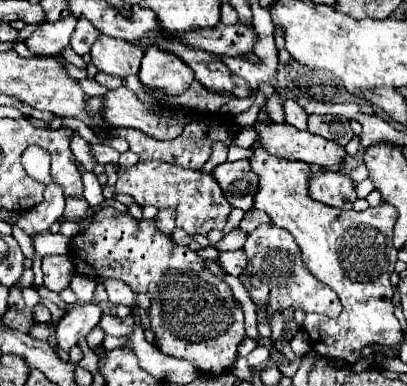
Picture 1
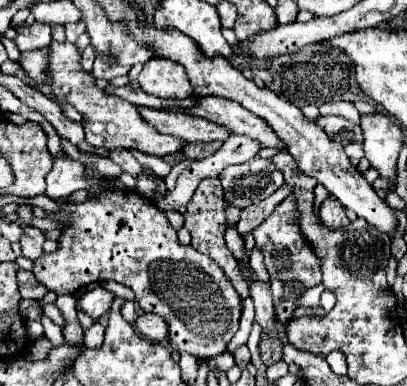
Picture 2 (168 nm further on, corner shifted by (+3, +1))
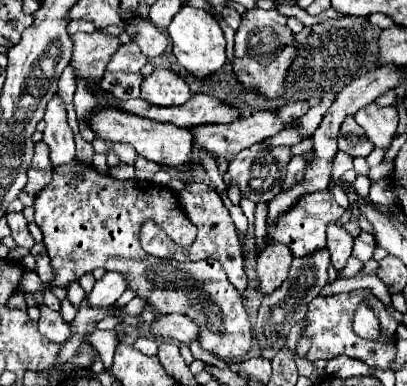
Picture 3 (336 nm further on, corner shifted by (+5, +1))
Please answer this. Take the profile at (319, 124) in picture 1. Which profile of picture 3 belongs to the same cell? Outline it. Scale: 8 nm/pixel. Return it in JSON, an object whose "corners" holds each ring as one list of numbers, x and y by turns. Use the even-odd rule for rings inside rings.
{"corners":[[346,116,340,132,338,132,338,150,358,158,358,156,368,156,372,152,372,144,368,142,368,138,364,138,364,130,360,130,360,126,356,124,356,120,352,116]]}

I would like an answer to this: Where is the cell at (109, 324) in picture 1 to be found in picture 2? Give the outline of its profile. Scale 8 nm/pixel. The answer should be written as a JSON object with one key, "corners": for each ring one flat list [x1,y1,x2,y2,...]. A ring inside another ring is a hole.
{"corners":[[142,314,136,322,134,322,134,330,138,334,142,334,144,338,150,338,154,342,164,342,166,334,168,334,168,326,164,318,158,318,156,314]]}

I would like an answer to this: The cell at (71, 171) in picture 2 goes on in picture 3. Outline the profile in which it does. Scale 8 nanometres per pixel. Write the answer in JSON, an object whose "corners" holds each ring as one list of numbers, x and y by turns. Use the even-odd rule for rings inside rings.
{"corners":[[54,98,46,106,44,122,46,122,44,142,50,146,52,166,58,168,64,162,72,162,74,160,74,134,66,122,66,108,58,98]]}

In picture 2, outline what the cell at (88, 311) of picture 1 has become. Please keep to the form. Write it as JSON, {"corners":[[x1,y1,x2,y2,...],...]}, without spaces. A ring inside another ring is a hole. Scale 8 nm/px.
{"corners":[[96,286,94,290,86,292,80,300,80,306,86,314,90,314,92,318,100,318,104,312,110,310,114,300,114,294,110,290,106,290,104,286]]}

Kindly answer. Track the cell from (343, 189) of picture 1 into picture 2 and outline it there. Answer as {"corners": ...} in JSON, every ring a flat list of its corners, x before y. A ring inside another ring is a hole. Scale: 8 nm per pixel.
{"corners":[[328,196,320,208,320,220,324,226,330,226,330,228,342,228,346,226,346,222,350,222,344,214,344,208,342,204,334,198,334,196]]}

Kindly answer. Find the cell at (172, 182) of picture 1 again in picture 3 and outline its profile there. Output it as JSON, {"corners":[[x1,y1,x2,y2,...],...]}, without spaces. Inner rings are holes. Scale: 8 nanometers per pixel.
{"corners":[[190,182,188,190,184,190,184,194,180,194,178,200,180,200,180,206,182,206,184,214,188,216,188,220,198,230,198,236,196,236,194,244,188,246,188,248,192,248,194,254,200,256,200,260,204,260,204,258,218,260,222,264,222,268,226,270,226,274,228,274,230,282,234,284,234,288,238,292,244,292,246,286,248,286,248,278,246,278,246,272,244,272,244,256,242,256,242,248,240,248,240,242,238,242,238,234,236,234,236,228,232,224,230,212,222,204,222,198,208,184]]}

